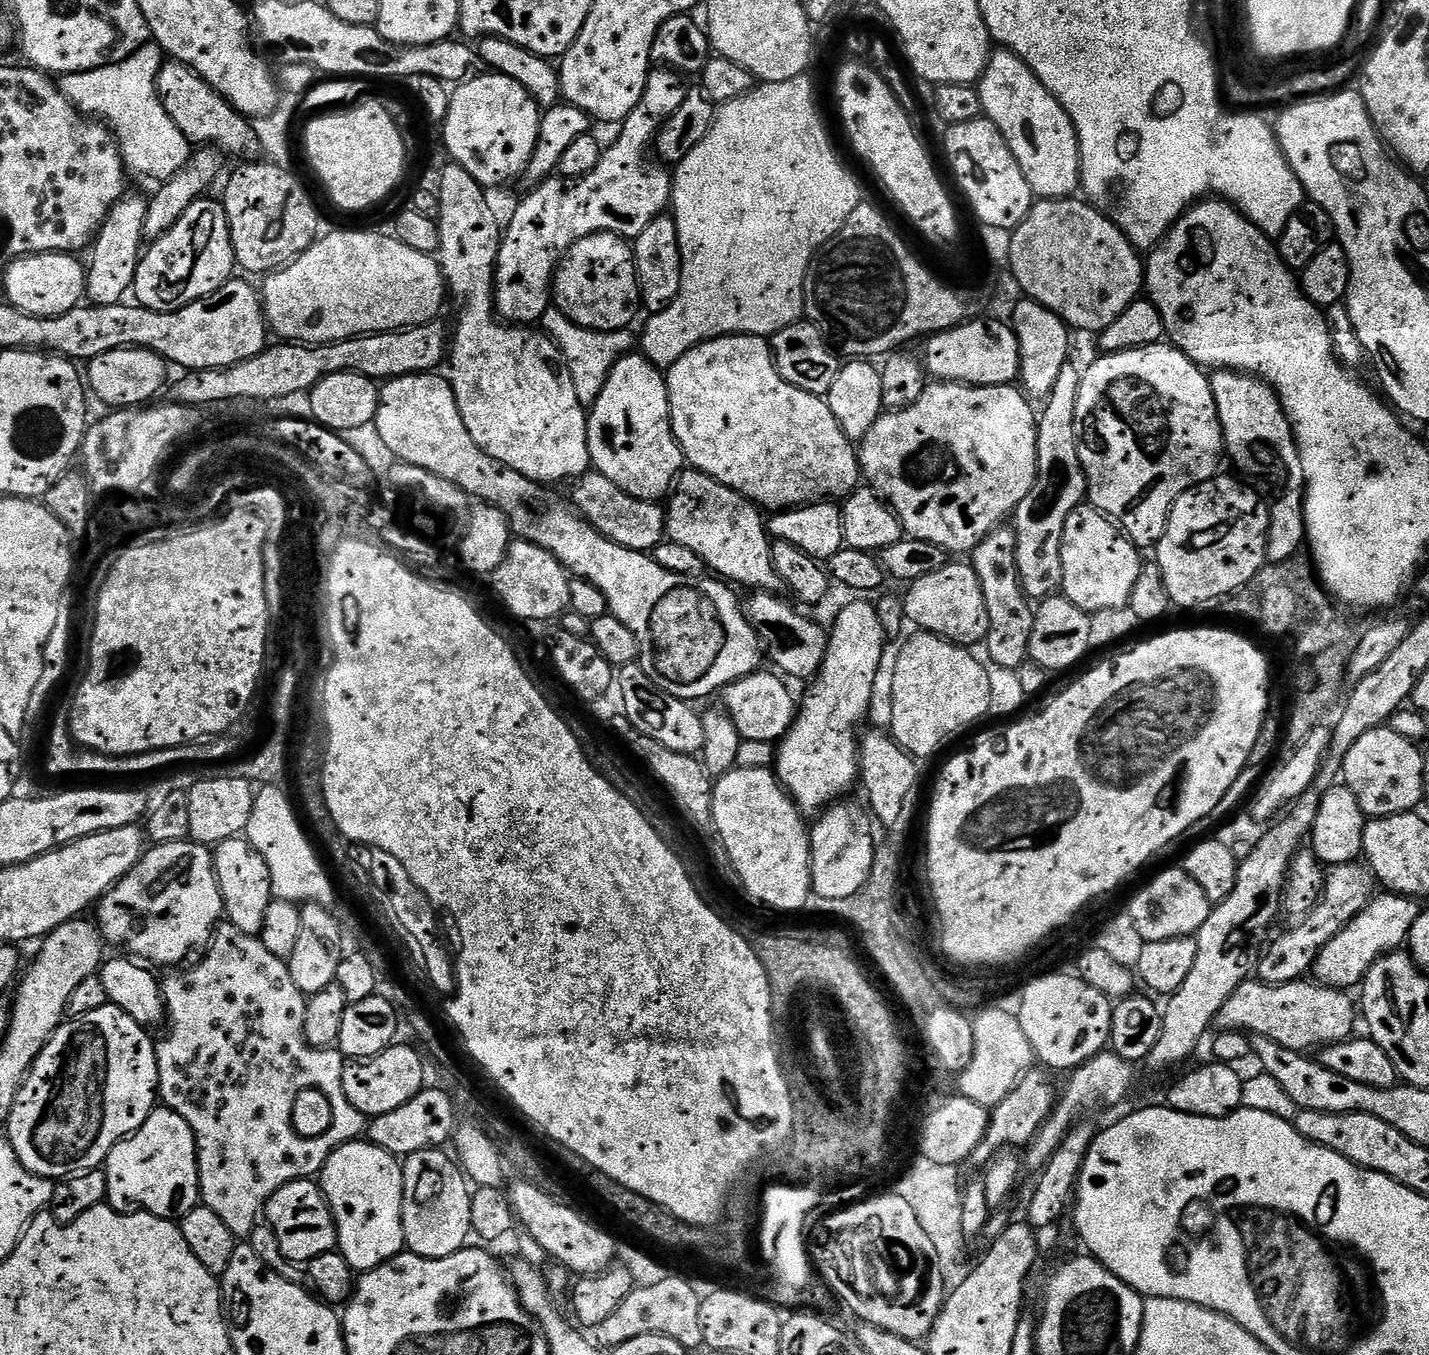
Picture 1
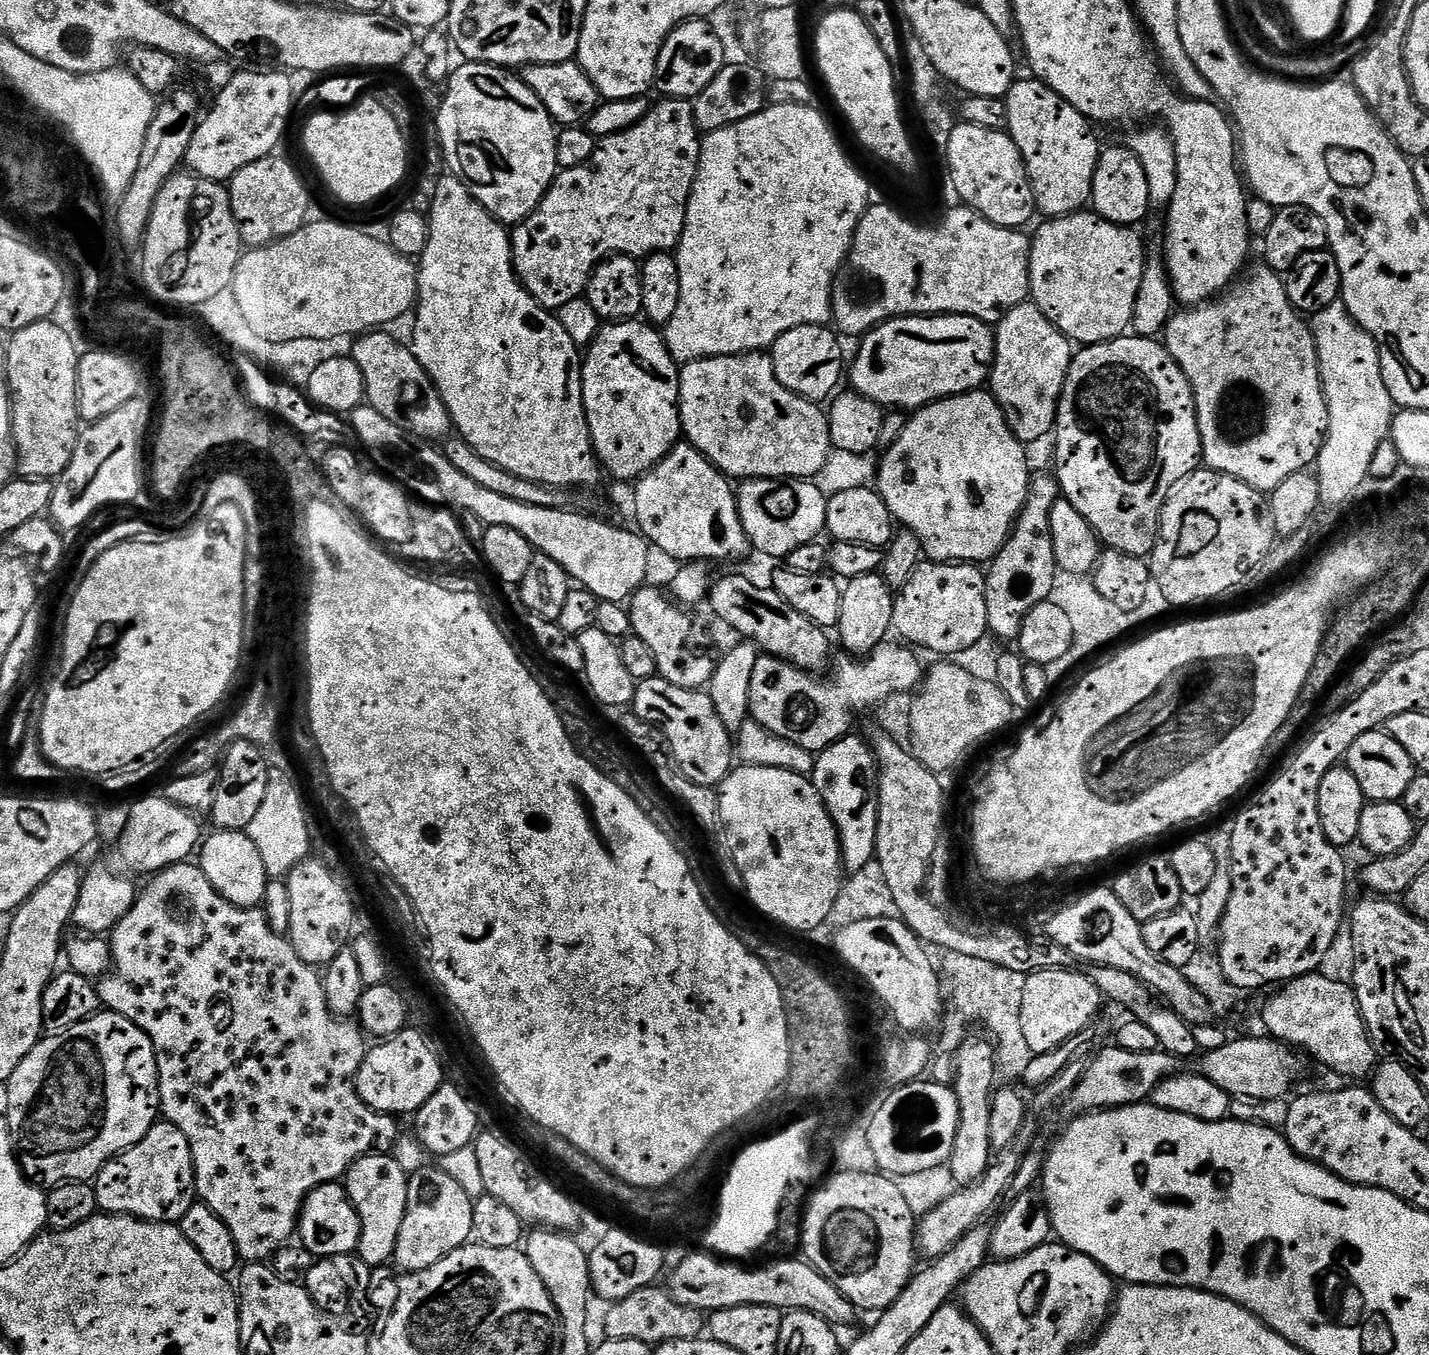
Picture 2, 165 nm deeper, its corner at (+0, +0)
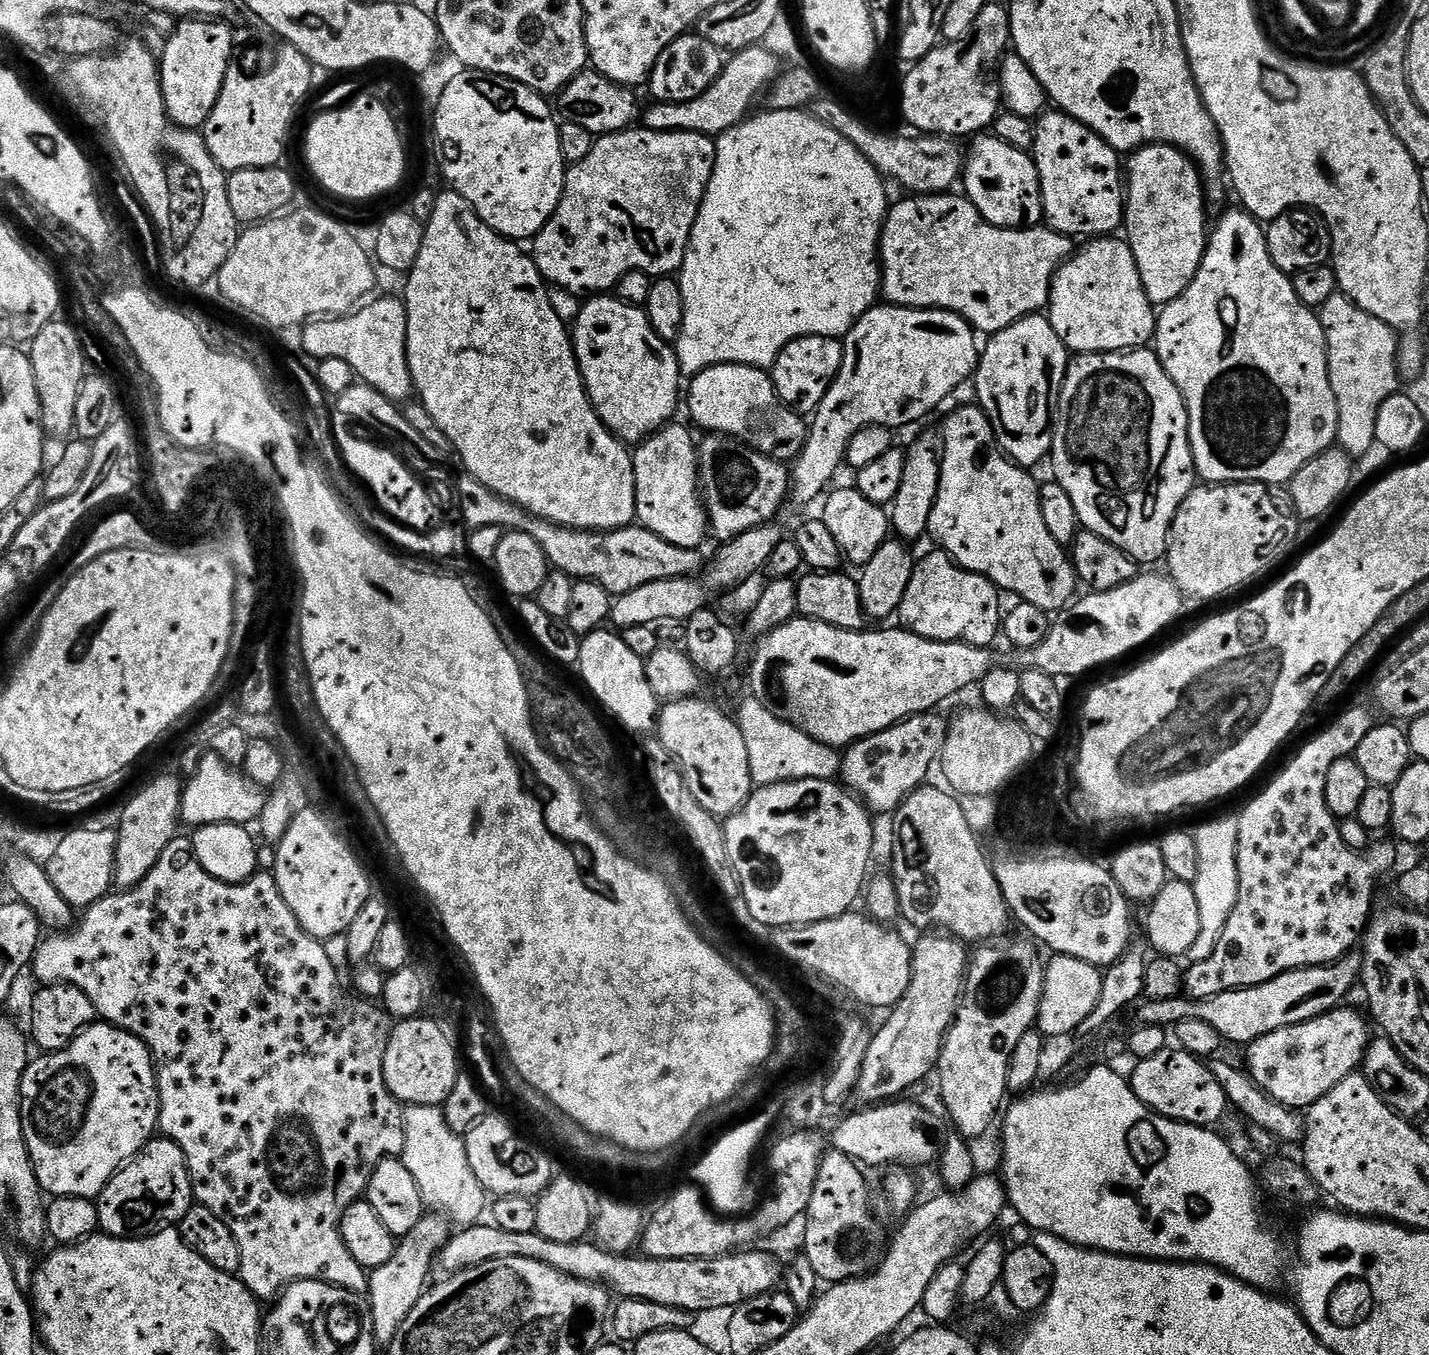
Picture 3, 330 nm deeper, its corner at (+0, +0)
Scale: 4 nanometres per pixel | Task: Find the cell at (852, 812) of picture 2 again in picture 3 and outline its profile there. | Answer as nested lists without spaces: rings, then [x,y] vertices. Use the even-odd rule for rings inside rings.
[[[935,711],[910,716],[901,724],[867,736],[849,744],[840,761],[843,787],[864,801],[865,808],[875,814],[895,813],[900,803],[916,788],[925,783],[928,771],[940,759],[944,748],[946,720]]]

